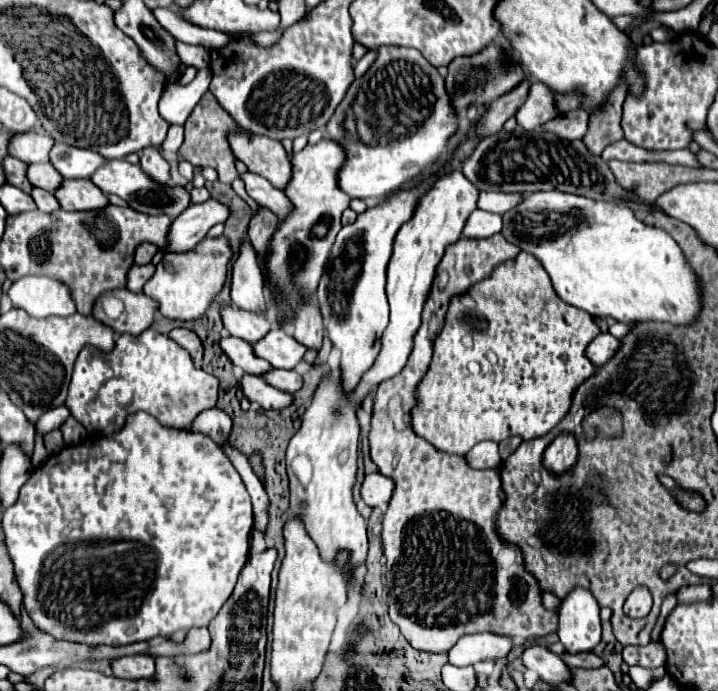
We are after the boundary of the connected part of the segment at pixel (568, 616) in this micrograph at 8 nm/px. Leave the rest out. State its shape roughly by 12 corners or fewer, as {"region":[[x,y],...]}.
{"region":[[574,589],[560,609],[566,653],[592,651],[602,639],[594,595]]}

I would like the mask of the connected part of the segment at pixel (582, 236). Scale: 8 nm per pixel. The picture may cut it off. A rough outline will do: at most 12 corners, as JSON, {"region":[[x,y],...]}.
{"region":[[524,195],[502,219],[564,303],[694,323],[700,283],[630,207]]}

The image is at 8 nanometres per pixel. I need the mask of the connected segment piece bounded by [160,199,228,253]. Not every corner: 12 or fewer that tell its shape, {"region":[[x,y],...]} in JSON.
{"region":[[216,199],[184,209],[170,225],[162,253],[194,249],[208,229],[224,223]]}

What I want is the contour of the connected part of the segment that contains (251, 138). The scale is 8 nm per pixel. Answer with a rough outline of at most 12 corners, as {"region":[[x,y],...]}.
{"region":[[236,129],[226,139],[248,171],[278,189],[290,181],[280,141]]}

